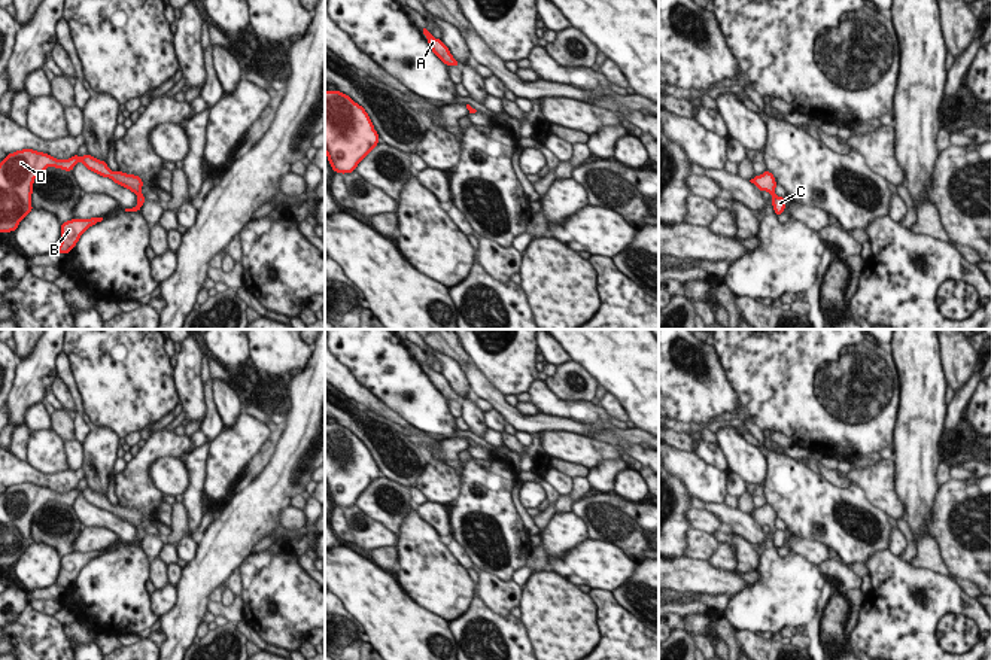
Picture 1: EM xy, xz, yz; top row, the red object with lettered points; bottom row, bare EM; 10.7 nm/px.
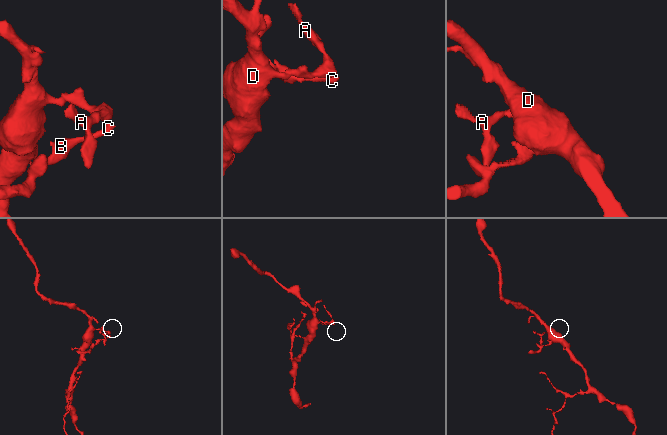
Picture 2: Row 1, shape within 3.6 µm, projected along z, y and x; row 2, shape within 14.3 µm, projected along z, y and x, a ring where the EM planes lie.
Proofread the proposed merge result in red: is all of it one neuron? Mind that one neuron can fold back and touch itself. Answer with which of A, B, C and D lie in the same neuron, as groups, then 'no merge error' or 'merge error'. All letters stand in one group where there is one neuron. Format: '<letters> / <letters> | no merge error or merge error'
A B C D | no merge error

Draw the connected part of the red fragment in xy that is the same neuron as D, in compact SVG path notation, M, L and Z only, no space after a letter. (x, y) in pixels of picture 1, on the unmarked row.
M22 483L7 487L0 496L0 566L15 565L19 556L33 544L31 527L36 511L48 501L61 502L70 507L77 496L82 496L88 504L112 513L115 517L137 529L137 539L125 542L125 545L137 547L142 542L146 533L140 526L145 517L139 510L112 505L106 495L100 495L89 487L82 492L76 487L69 493L57 493L43 486Z

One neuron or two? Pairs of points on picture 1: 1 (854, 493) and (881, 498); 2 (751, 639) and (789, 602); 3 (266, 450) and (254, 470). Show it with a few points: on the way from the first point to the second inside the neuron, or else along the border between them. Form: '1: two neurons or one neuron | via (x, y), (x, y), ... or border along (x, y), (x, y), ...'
1: two neurons | border along (851, 481), (857, 483), (868, 499), (888, 517)
2: two neurons | border along (736, 629), (754, 633)
3: one neuron | via (264, 455), (257, 465)

